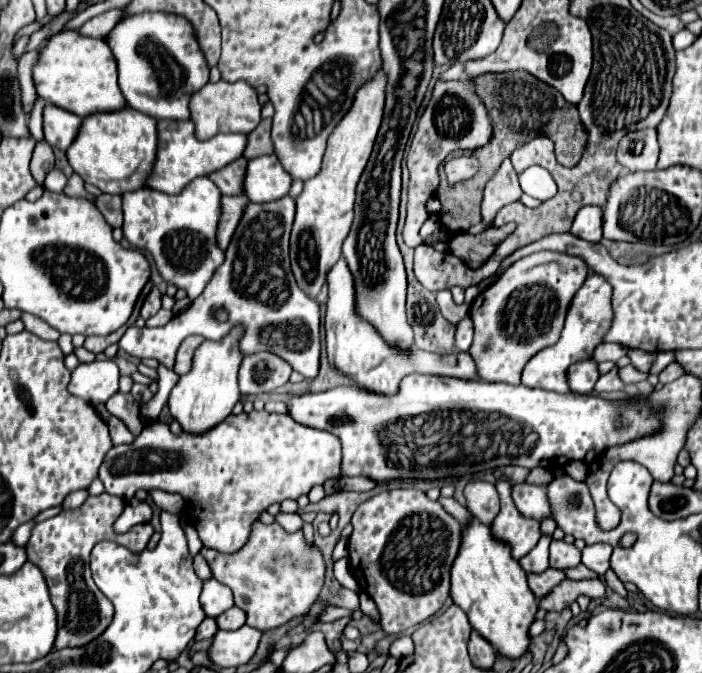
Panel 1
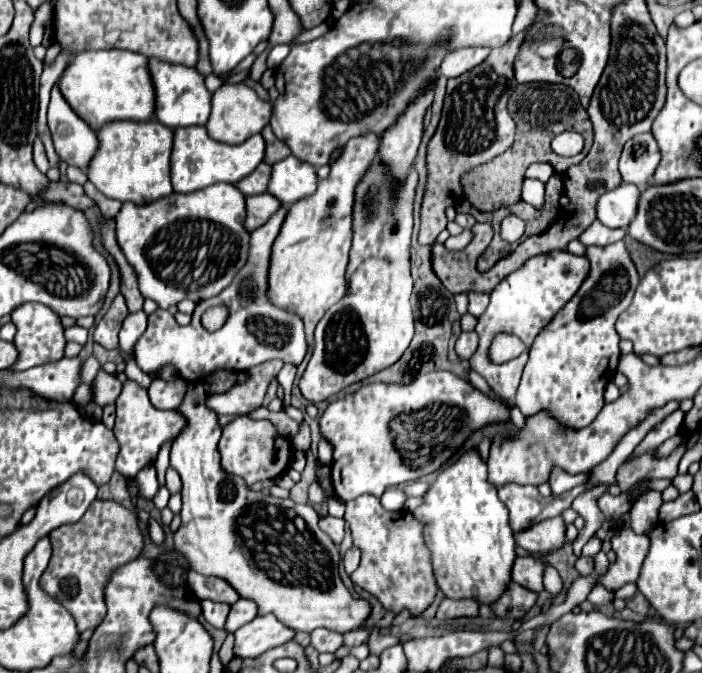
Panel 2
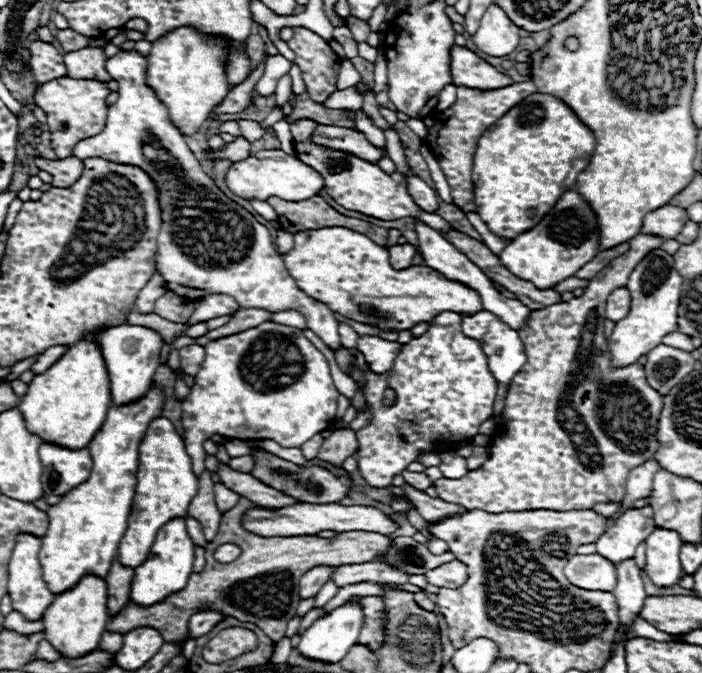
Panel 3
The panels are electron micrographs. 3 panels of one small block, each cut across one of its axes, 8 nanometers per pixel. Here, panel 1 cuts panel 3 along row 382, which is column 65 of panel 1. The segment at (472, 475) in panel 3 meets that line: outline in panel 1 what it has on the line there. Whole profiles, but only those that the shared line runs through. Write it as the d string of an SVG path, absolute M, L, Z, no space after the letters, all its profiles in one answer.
M110 494L88 496L88 500L76 510L64 510L54 518L48 518L32 528L32 536L26 544L26 554L32 564L40 568L48 584L50 600L58 614L56 650L82 648L104 634L114 616L112 602L98 590L90 574L90 552L102 540L114 540L126 546L130 552L142 552L148 546L154 528L150 524L136 524L124 534L114 532L116 518L124 512L124 500Z

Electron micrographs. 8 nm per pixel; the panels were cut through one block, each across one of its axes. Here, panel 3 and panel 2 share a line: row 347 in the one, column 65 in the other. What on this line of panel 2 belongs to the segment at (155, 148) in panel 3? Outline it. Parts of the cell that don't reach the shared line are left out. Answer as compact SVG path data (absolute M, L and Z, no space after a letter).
M74 324L74 326L70 326L70 328L64 330L64 336L66 336L66 340L74 340L78 344L84 344L86 336L88 336L88 330L82 328L82 326L78 326L78 324Z

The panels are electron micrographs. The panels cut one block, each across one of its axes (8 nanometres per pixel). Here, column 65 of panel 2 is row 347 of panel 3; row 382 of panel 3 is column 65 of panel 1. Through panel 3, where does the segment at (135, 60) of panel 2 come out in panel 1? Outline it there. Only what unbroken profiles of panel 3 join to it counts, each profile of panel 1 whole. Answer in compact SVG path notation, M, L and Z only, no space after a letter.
M62 30L52 34L40 48L38 62L32 68L32 80L36 94L54 106L60 106L80 118L94 112L116 110L126 106L126 100L118 88L116 60L108 50L108 44L100 38L82 36L78 30Z

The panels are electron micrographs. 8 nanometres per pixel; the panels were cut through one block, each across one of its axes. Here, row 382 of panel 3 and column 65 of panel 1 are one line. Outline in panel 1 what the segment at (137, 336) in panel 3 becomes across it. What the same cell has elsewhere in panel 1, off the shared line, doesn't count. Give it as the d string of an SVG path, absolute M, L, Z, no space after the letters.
M46 104L44 108L44 136L46 142L52 148L68 150L68 146L74 142L82 118L74 116L72 112L66 112L62 108L54 108L52 104Z

